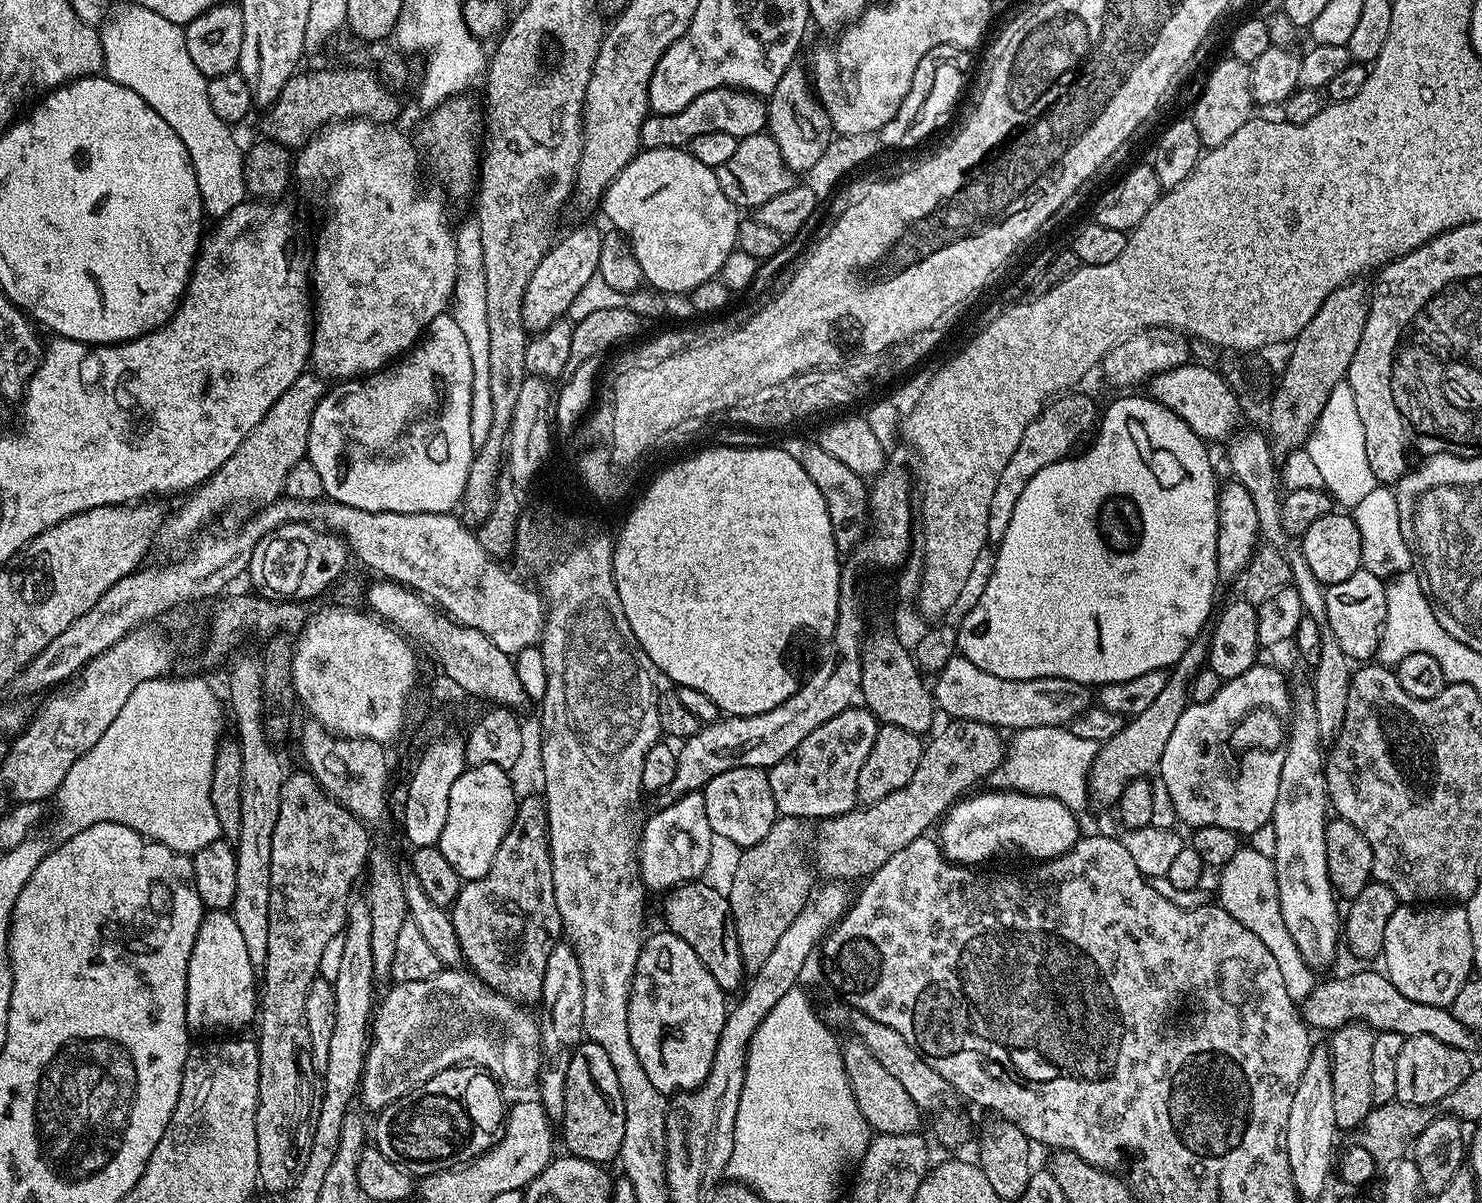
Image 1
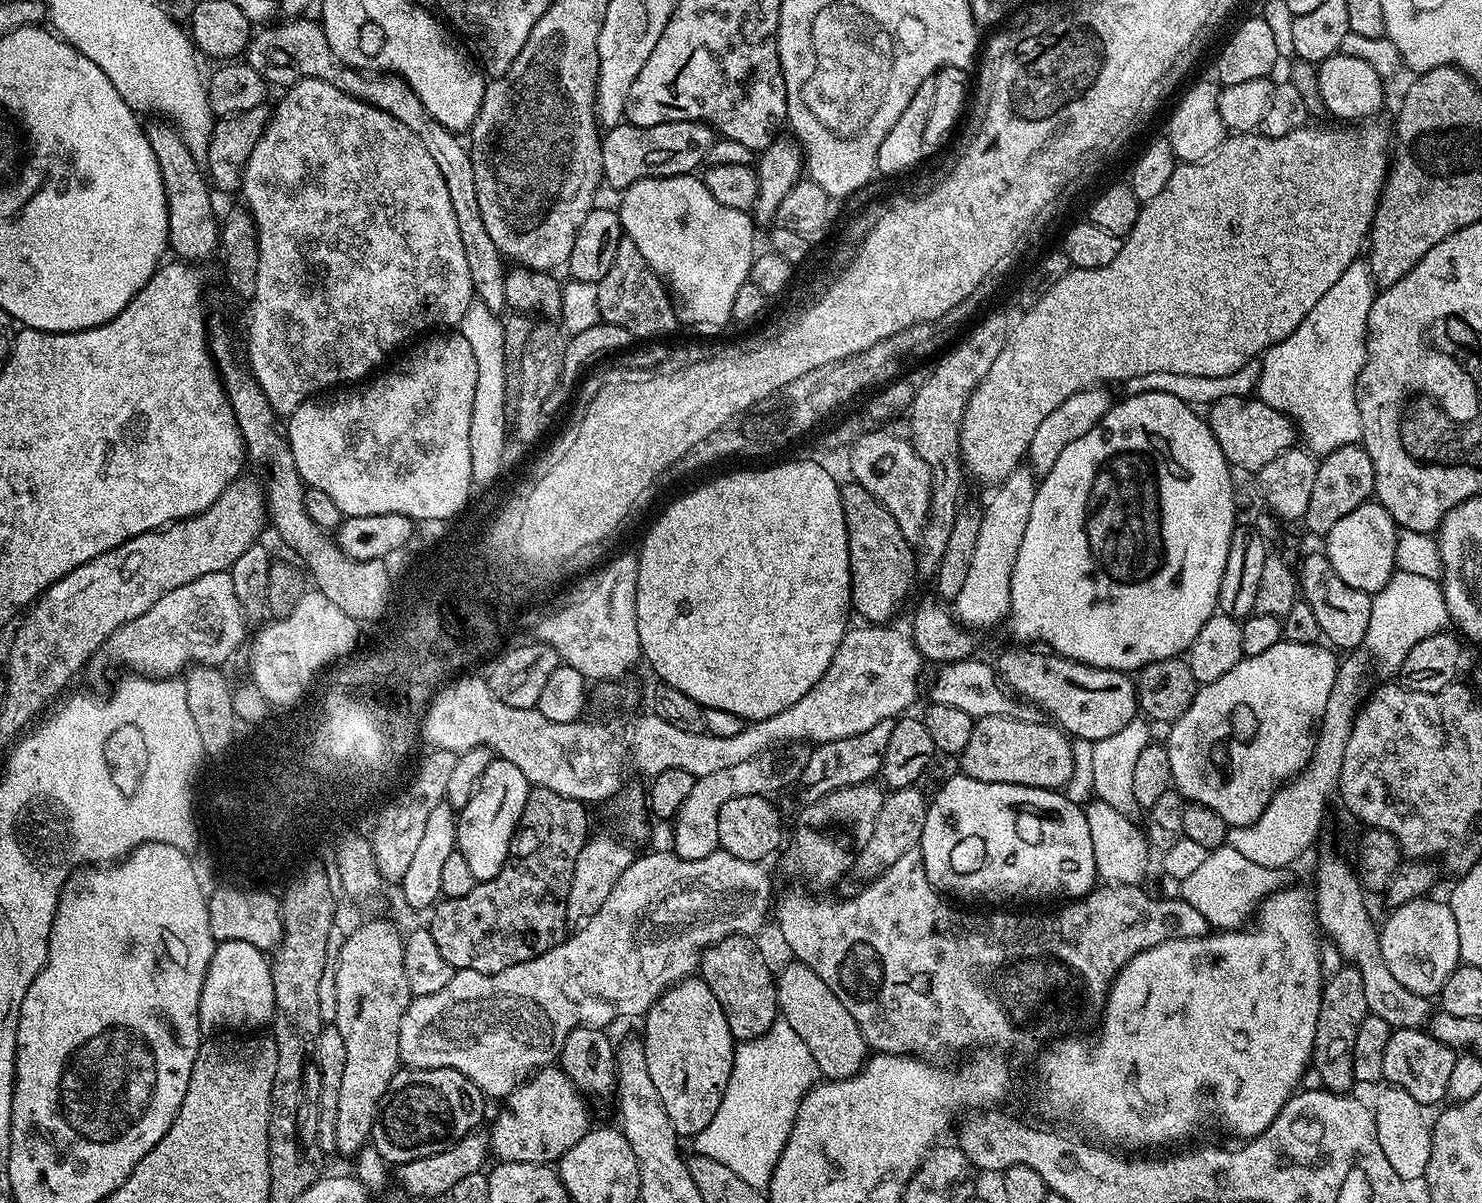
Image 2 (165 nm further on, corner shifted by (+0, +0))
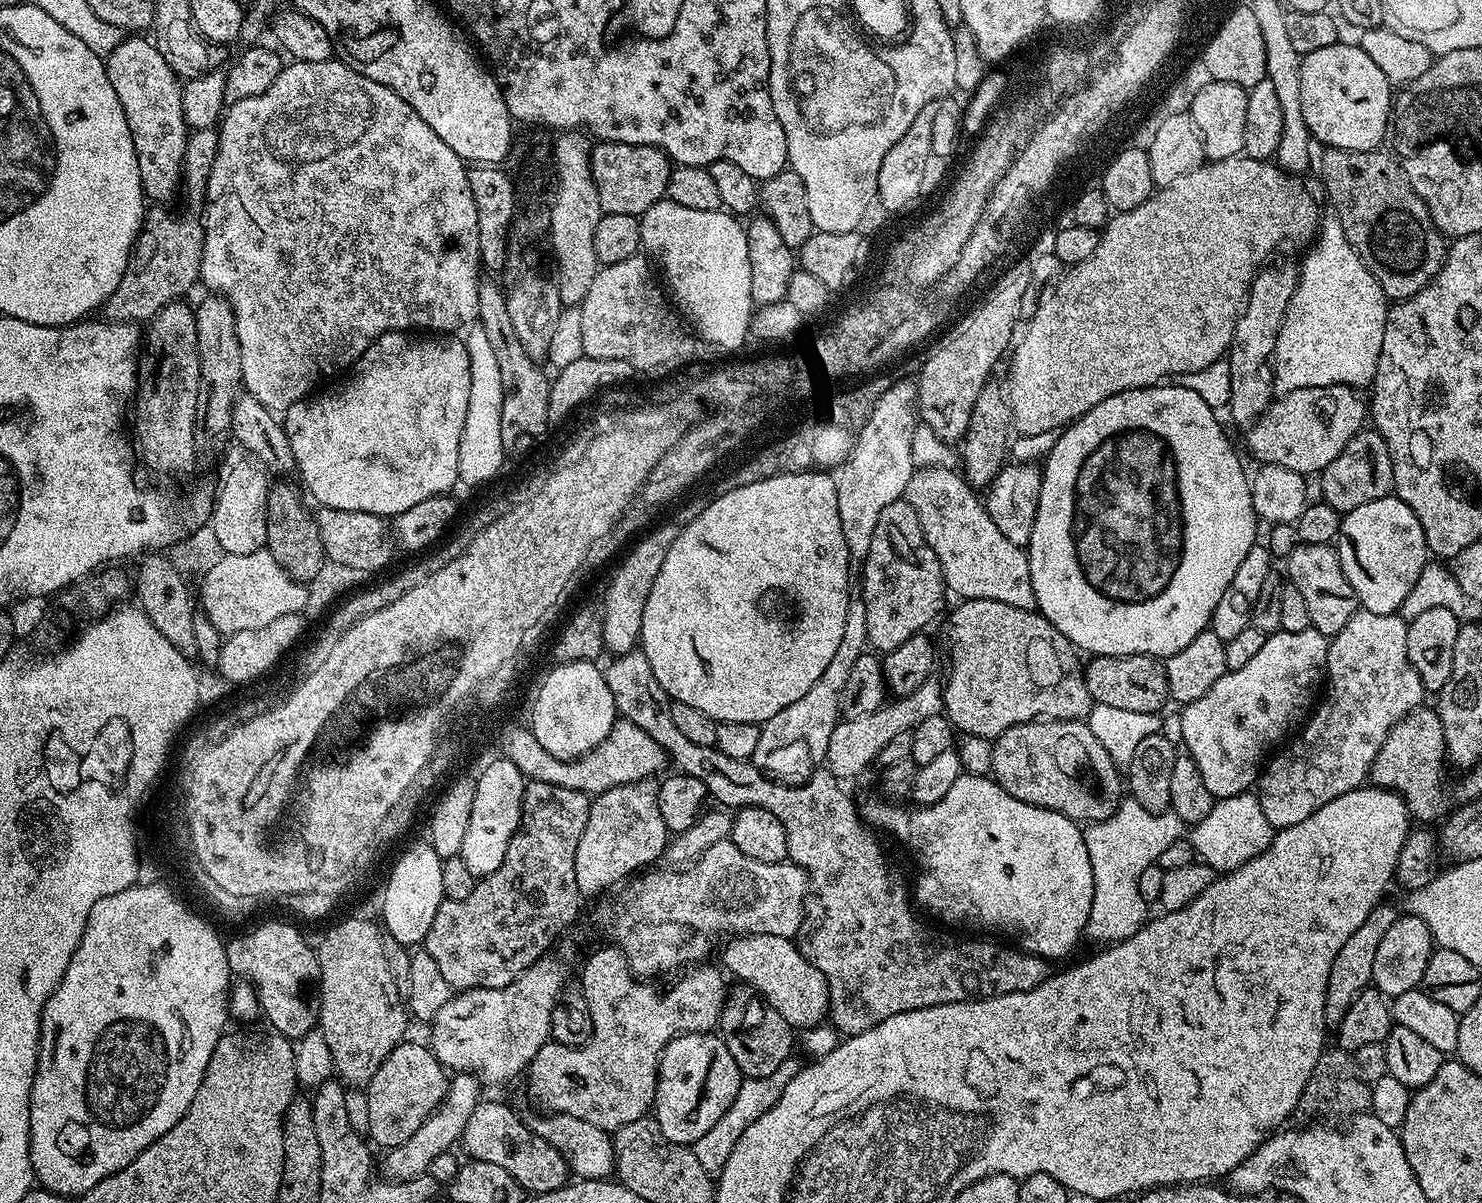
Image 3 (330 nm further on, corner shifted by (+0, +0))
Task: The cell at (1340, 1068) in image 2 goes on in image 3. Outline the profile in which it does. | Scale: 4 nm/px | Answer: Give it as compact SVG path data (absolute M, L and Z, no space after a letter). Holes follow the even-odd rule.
M1382 902L1378 906L1374 906L1374 910L1370 910L1370 918L1366 918L1366 922L1362 922L1362 926L1358 926L1358 930L1354 930L1354 934L1350 934L1350 939L1342 945L1342 950L1338 950L1338 955L1334 958L1334 966L1330 966L1330 978L1326 982L1326 1006L1324 1007L1324 1022L1329 1029L1339 1029L1342 1018L1350 1006L1354 1002L1354 998L1358 998L1358 994L1362 994L1362 990L1372 984L1372 971L1374 970L1374 954L1378 954L1378 942L1382 942L1382 938L1390 930L1390 926L1394 926L1398 915L1398 908L1389 902Z

